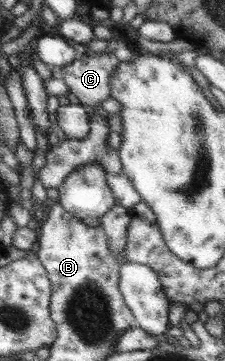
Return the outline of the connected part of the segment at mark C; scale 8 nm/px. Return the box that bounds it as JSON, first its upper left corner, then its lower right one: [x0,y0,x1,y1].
[53,54,119,107]

